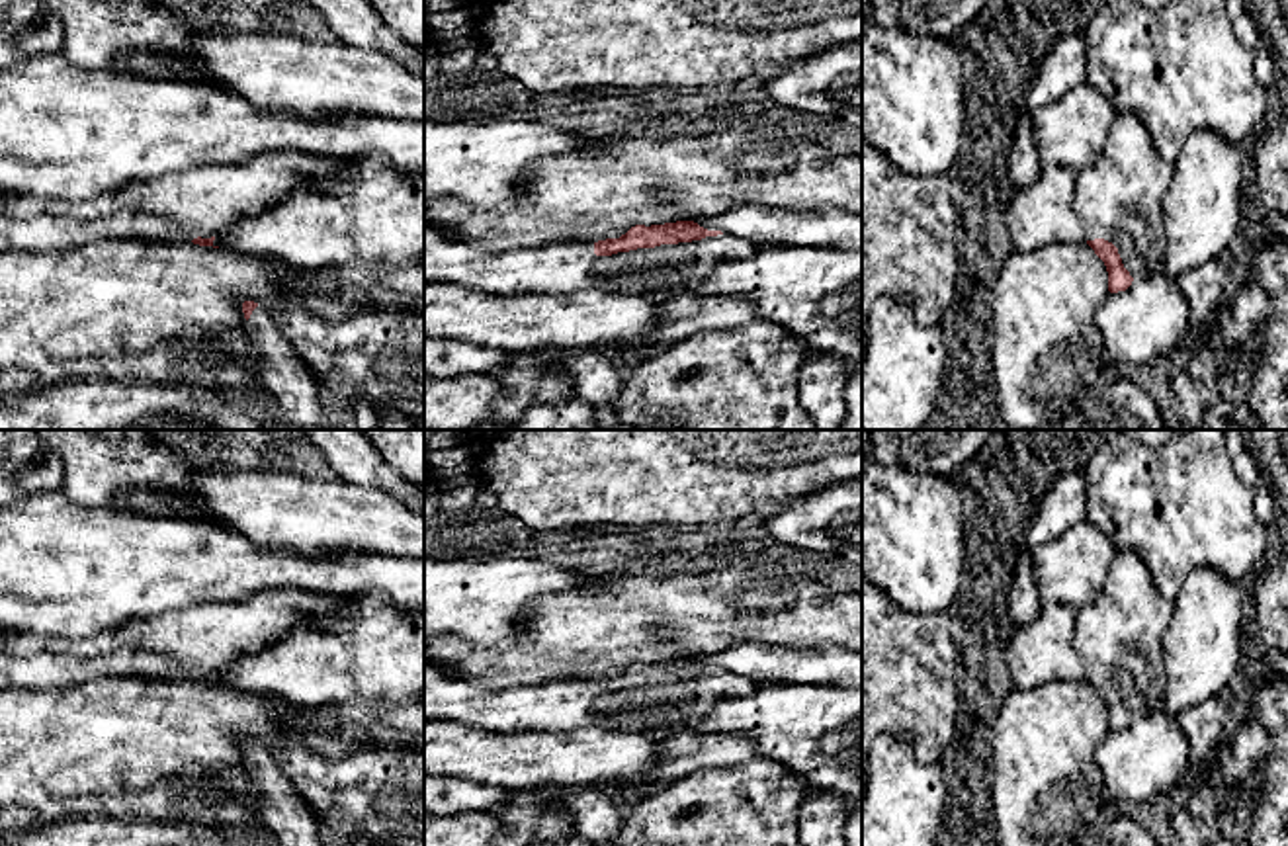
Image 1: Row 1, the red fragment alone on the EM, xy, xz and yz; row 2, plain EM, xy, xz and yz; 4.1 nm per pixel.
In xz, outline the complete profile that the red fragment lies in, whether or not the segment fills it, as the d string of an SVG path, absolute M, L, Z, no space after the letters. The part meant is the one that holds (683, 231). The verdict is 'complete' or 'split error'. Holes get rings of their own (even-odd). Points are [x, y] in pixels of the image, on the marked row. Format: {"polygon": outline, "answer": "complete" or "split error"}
{"polygon": "M694 221L635 225L620 238L551 242L504 252L491 252L481 242L424 227L424 283L455 283L493 295L571 295L590 289L645 295L661 287L680 293L682 287L706 279L719 264L752 254L754 244L708 231Z", "answer": "split error"}

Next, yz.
{"polygon": "M1130 111L1114 115L1098 160L1075 176L1075 211L1085 240L1104 262L1108 291L1163 270L1163 195L1175 164L1161 160L1143 123Z", "answer": "split error"}

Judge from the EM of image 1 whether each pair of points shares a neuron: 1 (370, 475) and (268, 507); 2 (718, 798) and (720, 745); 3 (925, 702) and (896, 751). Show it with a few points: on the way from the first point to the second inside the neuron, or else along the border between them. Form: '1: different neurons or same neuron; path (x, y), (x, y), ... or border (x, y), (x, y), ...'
1: different neurons; border (339, 475), (393, 497)
2: different neurons; border (763, 755), (733, 764), (698, 766), (677, 780)
3: different neurons; border (882, 731), (900, 735), (919, 761), (939, 762)

